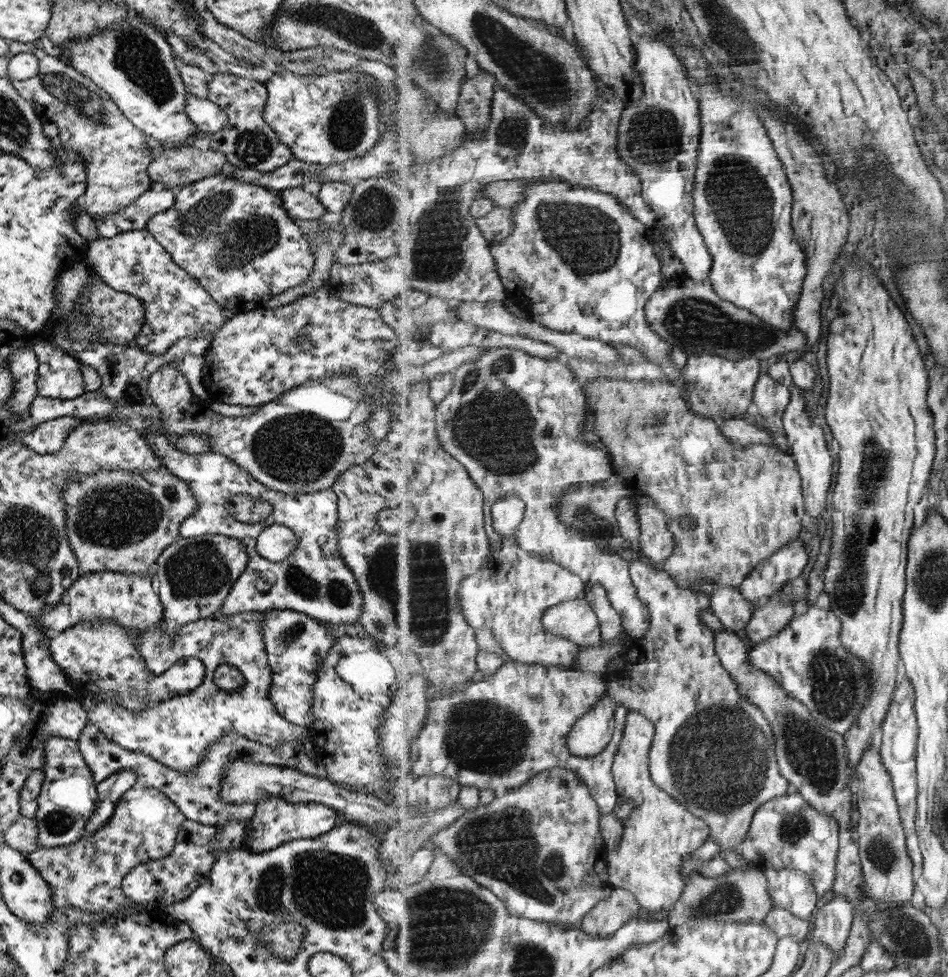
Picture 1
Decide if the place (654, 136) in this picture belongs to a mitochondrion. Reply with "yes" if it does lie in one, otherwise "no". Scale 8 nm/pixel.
yes

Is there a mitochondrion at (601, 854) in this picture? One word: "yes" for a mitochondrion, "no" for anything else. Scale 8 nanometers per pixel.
no

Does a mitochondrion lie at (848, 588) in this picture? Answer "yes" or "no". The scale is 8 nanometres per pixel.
yes

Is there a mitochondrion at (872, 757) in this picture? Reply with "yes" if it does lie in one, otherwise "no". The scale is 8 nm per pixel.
no

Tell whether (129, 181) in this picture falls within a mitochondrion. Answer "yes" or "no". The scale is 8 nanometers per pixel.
no

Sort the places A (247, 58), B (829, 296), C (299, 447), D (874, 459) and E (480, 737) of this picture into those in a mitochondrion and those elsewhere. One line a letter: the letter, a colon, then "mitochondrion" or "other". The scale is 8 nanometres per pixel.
A: other
B: other
C: mitochondrion
D: mitochondrion
E: mitochondrion

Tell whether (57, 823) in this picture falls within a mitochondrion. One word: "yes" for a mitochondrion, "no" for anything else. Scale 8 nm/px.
yes

